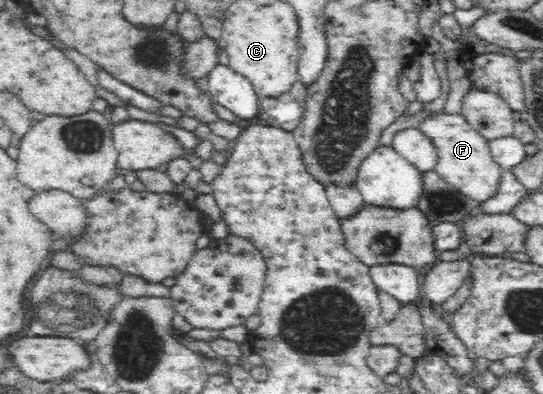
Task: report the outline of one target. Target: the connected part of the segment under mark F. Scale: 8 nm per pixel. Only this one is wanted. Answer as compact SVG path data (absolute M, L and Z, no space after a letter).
M436 112L419 122L418 130L431 140L437 161L434 172L448 184L455 186L463 194L479 202L497 194L503 170L493 161L489 142L475 131L461 114Z

